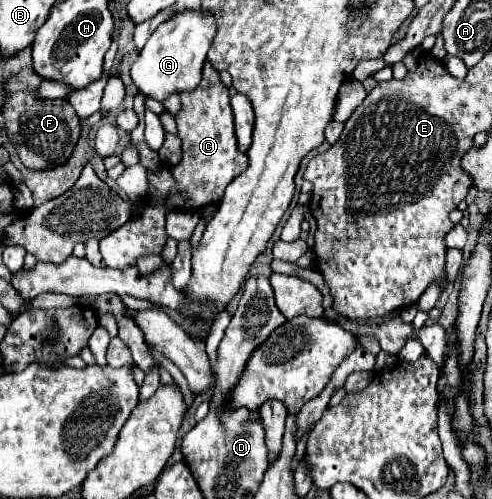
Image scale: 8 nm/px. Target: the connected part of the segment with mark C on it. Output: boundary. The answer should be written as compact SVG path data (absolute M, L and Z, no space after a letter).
M203 71L201 83L193 91L183 91L181 93L181 109L175 115L177 121L177 133L183 141L183 155L177 165L163 166L158 171L148 170L149 191L147 197L143 199L141 211L127 221L123 227L117 231L109 233L105 239L99 241L101 245L101 255L107 267L113 269L123 269L127 265L135 265L139 257L145 255L161 255L165 243L167 243L167 231L165 231L165 215L175 209L183 211L197 211L207 205L219 205L223 199L225 187L243 173L243 169L249 165L247 153L239 151L237 137L233 131L233 113L229 107L229 89L219 81L219 71Z

